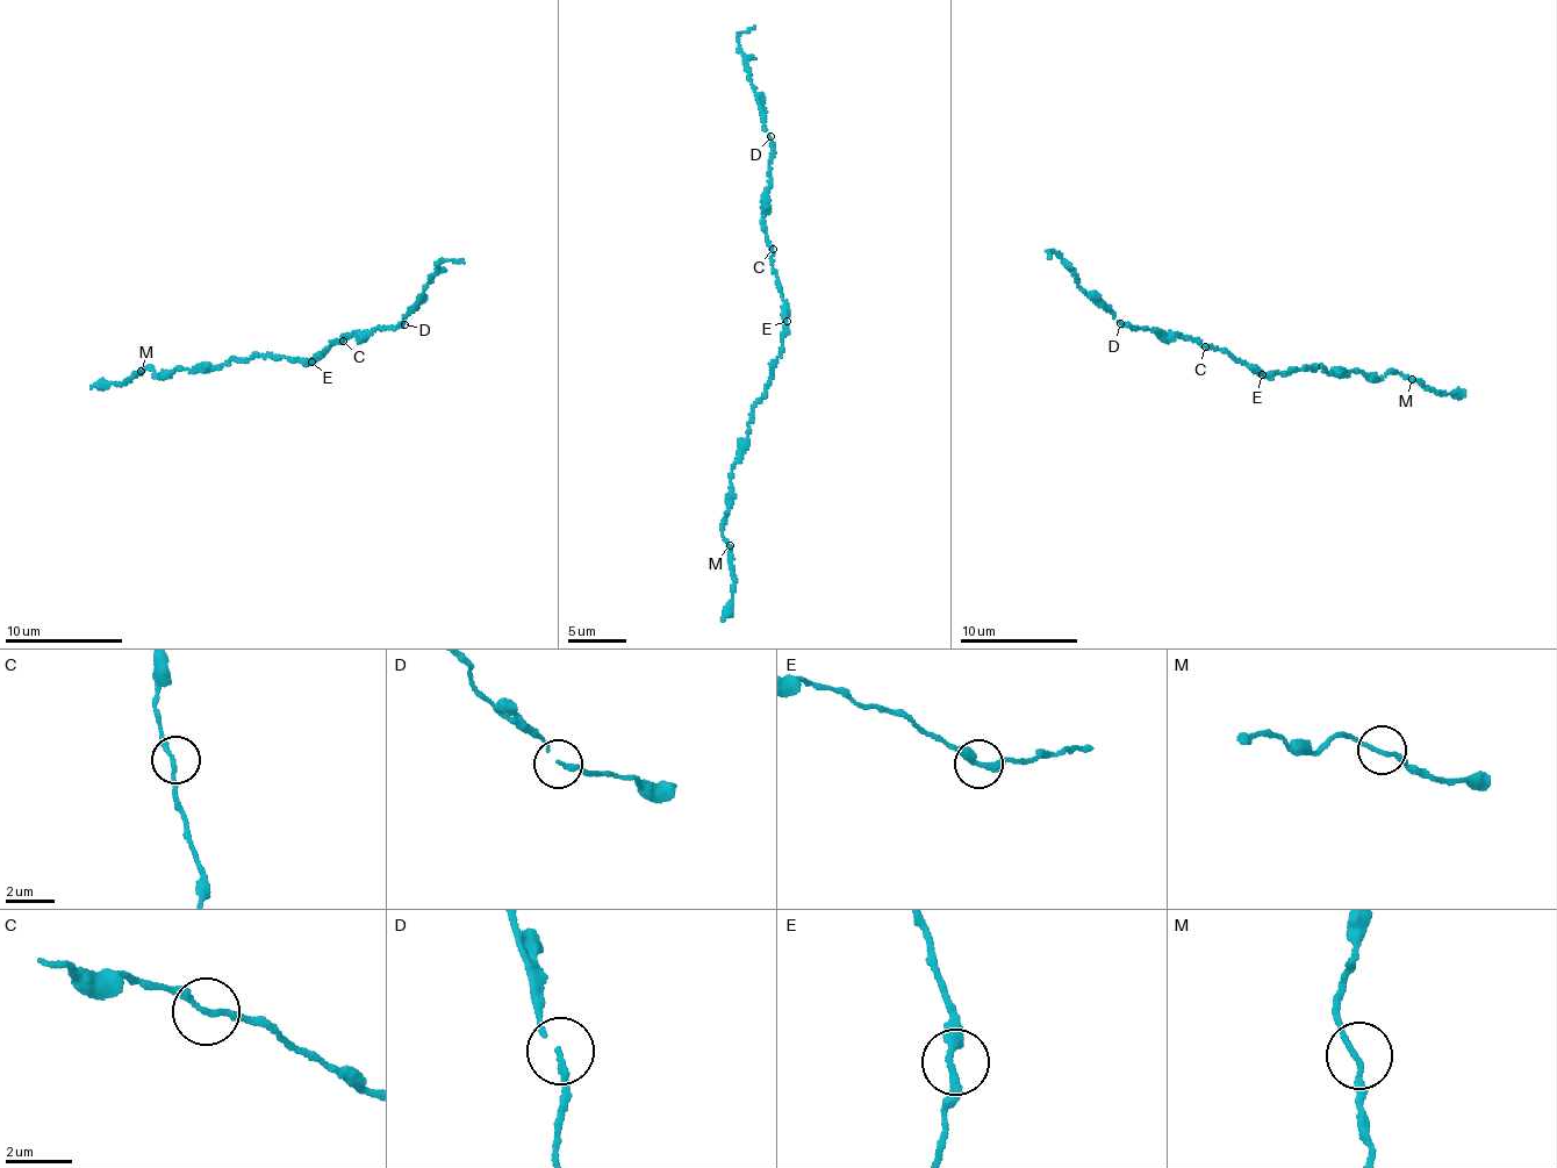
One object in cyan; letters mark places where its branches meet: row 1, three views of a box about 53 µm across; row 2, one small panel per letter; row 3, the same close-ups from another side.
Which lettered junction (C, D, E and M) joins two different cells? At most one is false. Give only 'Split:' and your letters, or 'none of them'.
Split: none of them

